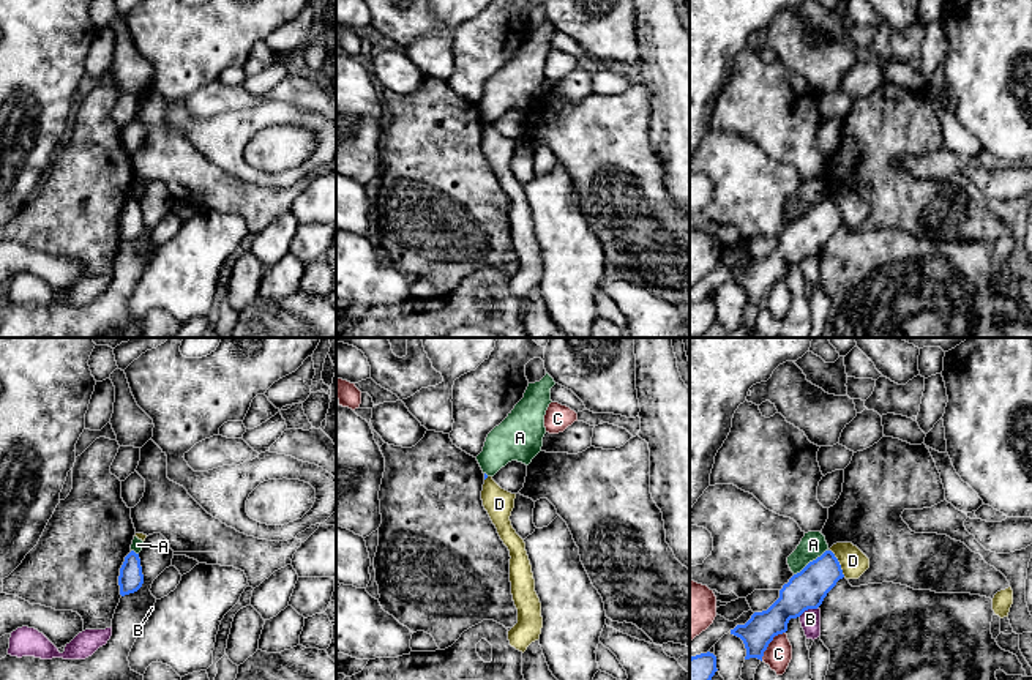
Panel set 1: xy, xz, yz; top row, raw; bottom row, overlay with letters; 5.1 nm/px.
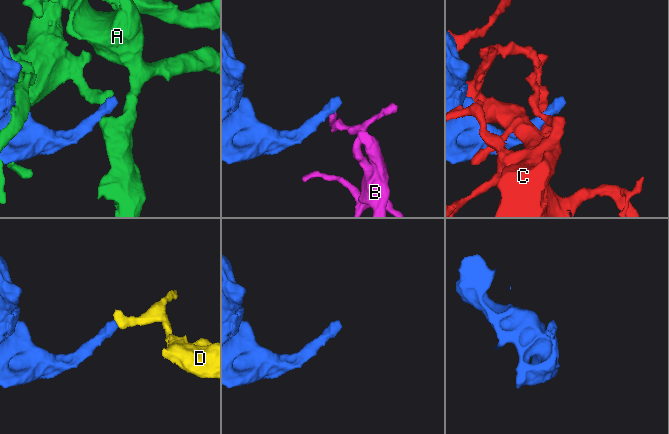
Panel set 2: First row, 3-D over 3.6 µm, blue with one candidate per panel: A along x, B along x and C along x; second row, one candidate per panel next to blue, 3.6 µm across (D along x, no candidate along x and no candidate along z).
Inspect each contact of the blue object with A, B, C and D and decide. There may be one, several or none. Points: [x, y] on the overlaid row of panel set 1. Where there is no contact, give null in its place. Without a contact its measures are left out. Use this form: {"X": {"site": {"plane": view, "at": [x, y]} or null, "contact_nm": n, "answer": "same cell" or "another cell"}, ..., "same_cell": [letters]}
{"A": {"site": {"plane": "yz", "at": [810, 562]}, "contact_nm": 220, "answer": "another cell"}, "B": {"site": {"plane": "yz", "at": [808, 608]}, "contact_nm": 120, "answer": "another cell"}, "C": {"site": {"plane": "yz", "at": [769, 642]}, "contact_nm": 200, "answer": "another cell"}, "D": {"site": {"plane": "yz", "at": [838, 564]}, "contact_nm": 160, "answer": "another cell"}, "same_cell": []}

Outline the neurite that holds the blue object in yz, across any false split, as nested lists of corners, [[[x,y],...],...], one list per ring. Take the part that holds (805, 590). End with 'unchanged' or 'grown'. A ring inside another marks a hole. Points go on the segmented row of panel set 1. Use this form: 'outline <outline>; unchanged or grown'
outline [[[825,551],[794,574],[767,611],[754,612],[745,625],[731,630],[731,634],[745,644],[745,659],[757,658],[762,661],[773,637],[787,631],[789,620],[800,617],[808,609],[817,609],[843,577],[841,565],[832,551]]]; unchanged

